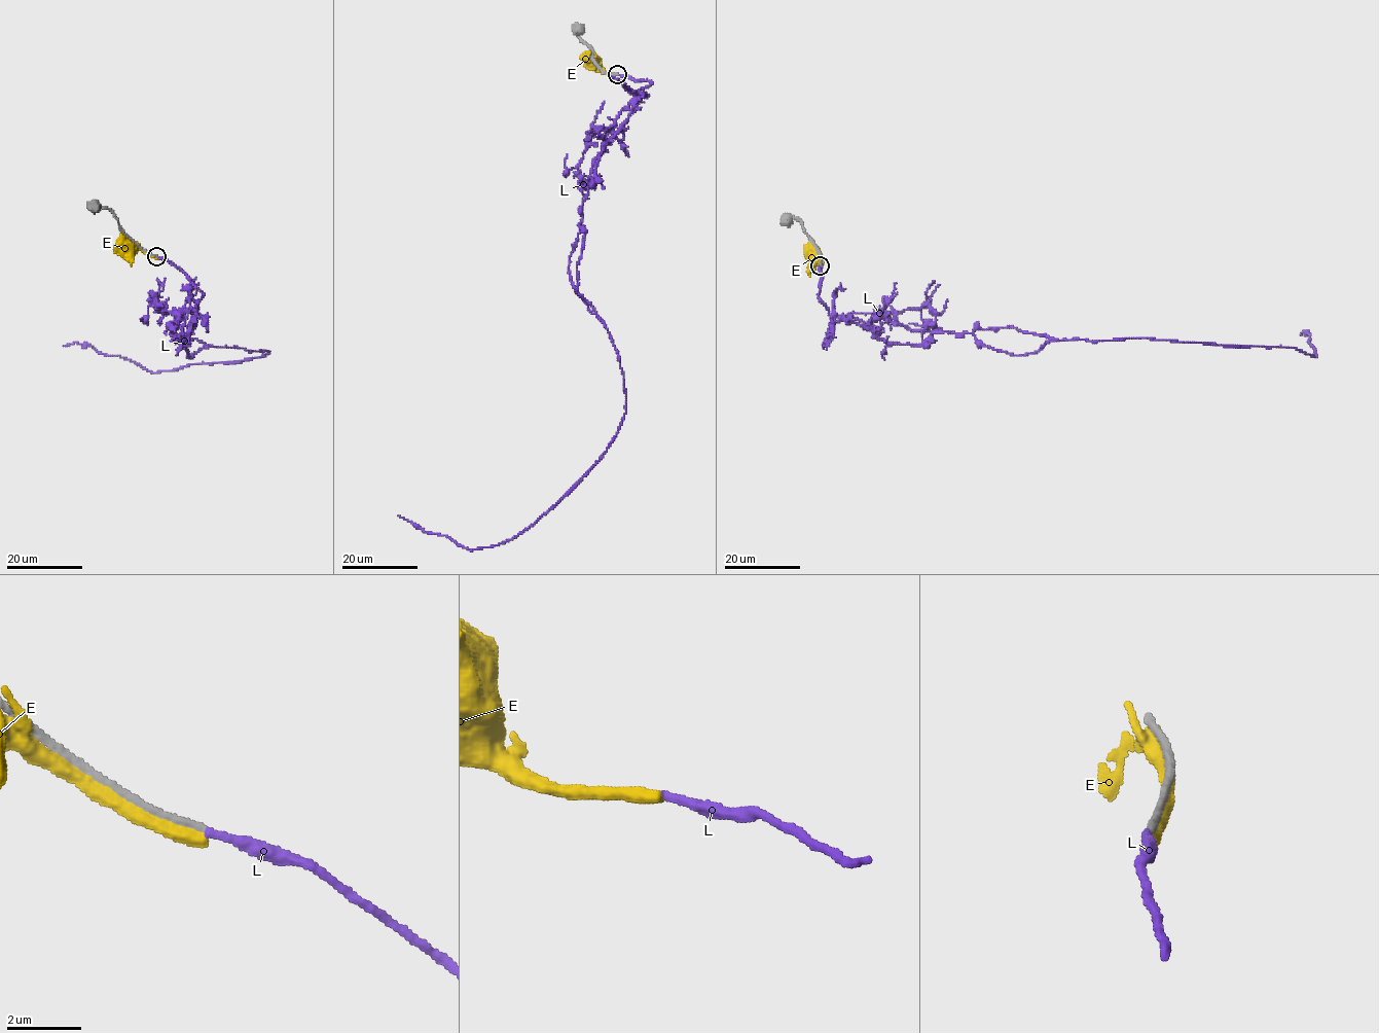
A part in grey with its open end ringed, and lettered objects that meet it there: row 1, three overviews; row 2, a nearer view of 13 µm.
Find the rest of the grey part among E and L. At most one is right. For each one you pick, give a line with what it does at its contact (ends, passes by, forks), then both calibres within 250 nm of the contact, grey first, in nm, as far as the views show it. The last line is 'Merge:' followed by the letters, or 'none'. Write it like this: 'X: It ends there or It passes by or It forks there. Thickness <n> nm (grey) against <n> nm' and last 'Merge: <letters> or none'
L: It ends there. Thickness 220 nm (grey) against 220 nm
Merge: L

